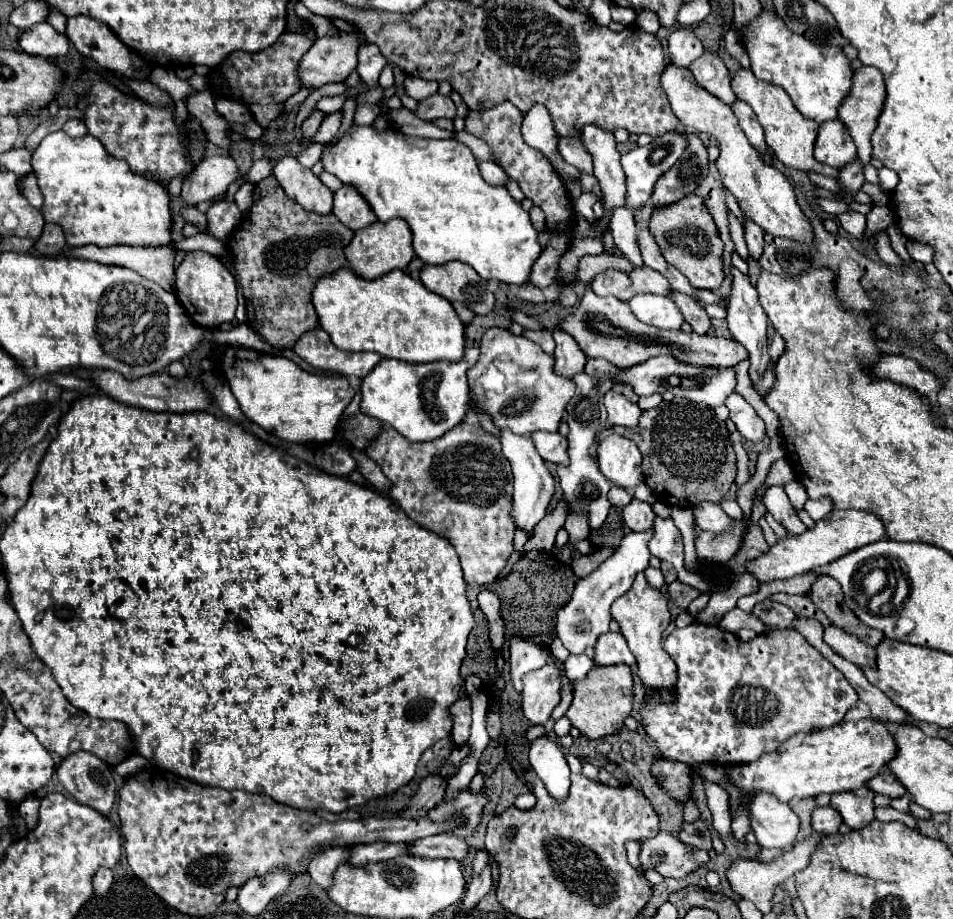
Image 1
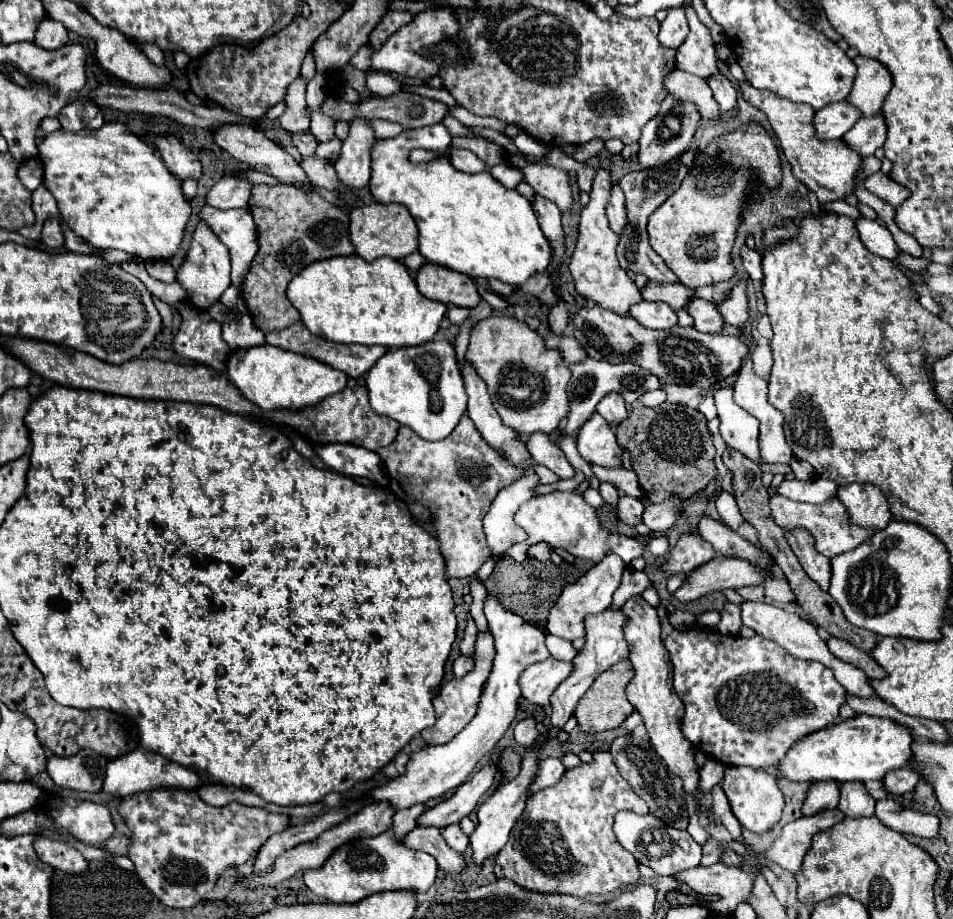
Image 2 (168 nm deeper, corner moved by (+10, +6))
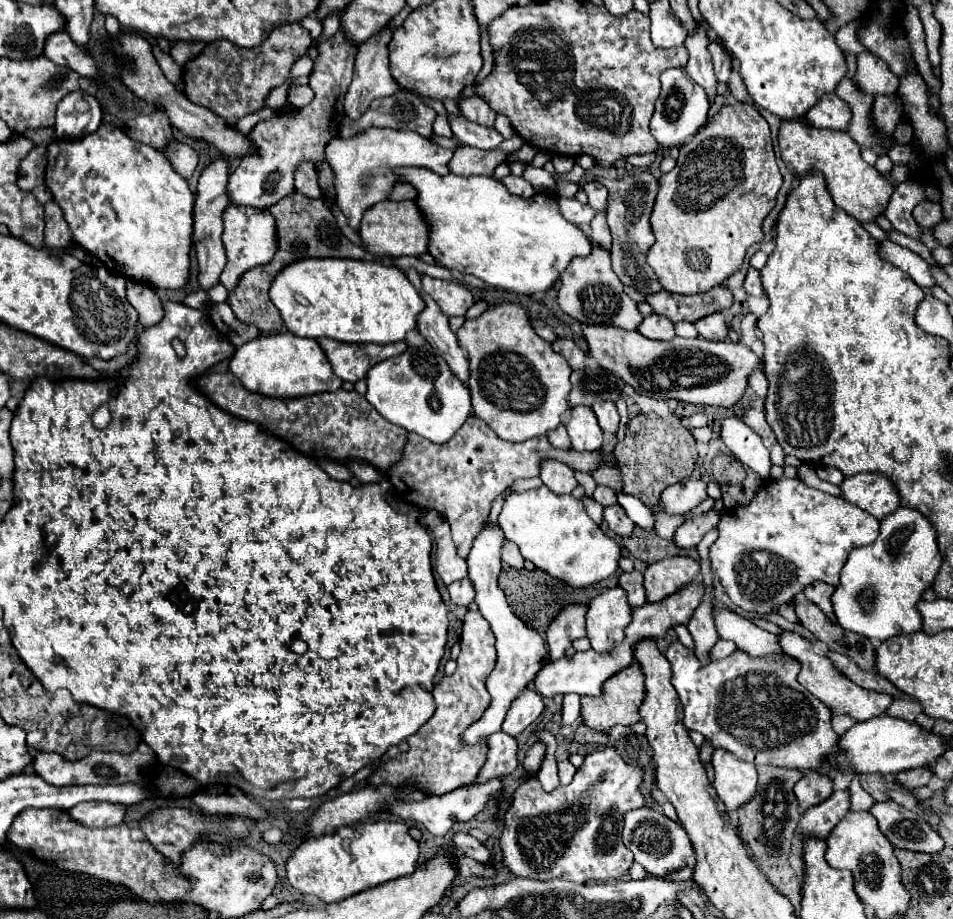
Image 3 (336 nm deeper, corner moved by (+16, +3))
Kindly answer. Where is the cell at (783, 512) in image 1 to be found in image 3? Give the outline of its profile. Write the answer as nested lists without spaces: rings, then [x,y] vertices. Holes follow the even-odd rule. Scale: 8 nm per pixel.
[[[814,581],[812,585],[808,585],[806,589],[804,589],[804,595],[810,599],[810,601],[814,601],[828,617],[832,617],[832,621],[836,621],[836,617],[834,617],[834,613],[832,613],[832,603],[830,603],[830,597],[832,597],[832,585],[828,585],[828,583],[824,583],[824,581]]]

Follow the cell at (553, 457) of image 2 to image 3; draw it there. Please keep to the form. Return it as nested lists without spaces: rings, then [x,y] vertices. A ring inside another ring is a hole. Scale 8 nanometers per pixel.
[[[556,459],[540,461],[540,479],[548,489],[552,489],[558,495],[572,493],[572,489],[578,485],[574,479],[574,471]]]

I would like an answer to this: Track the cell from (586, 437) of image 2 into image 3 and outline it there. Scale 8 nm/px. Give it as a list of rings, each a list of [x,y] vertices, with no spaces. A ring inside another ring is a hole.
[[[574,407],[566,427],[574,451],[598,451],[602,447],[602,429],[590,407]]]

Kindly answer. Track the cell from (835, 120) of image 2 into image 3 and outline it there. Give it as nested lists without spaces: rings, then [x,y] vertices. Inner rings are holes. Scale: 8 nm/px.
[[[836,93],[824,97],[824,101],[816,103],[806,115],[806,123],[816,129],[834,129],[834,131],[848,131],[852,121],[850,105],[840,99]]]

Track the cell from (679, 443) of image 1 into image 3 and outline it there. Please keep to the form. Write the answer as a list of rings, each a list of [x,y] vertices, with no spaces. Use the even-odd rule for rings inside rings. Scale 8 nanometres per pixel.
[[[670,413],[668,417],[634,415],[626,427],[626,439],[616,447],[614,455],[622,471],[624,493],[636,495],[650,509],[658,503],[660,493],[668,485],[690,477],[698,461],[696,439],[682,425],[682,417],[676,413]]]

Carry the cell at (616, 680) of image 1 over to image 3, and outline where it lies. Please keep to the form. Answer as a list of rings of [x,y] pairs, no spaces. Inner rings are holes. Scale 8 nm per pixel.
[[[632,663],[626,669],[620,669],[618,673],[614,673],[602,685],[600,697],[580,697],[584,725],[590,727],[592,731],[610,731],[616,725],[632,725],[636,721],[640,721],[638,707],[640,707],[642,699],[644,699],[644,675],[640,671],[640,665]]]

